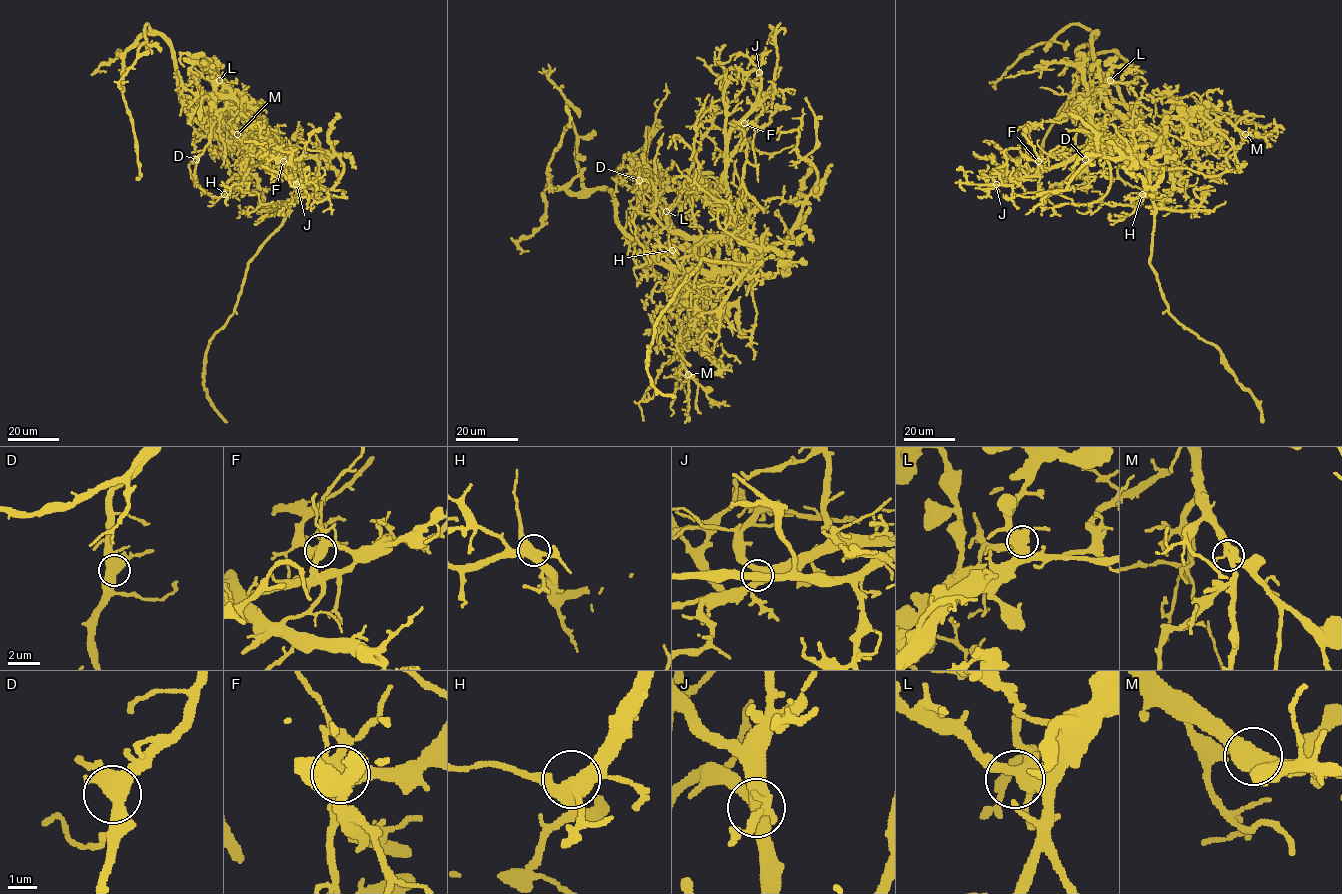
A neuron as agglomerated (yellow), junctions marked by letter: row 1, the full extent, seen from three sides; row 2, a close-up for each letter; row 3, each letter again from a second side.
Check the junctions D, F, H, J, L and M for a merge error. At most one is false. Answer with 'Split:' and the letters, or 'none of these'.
Split: none of these

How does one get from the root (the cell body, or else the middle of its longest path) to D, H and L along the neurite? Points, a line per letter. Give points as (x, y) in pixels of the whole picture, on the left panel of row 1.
D: (257, 138), (251, 133), (253, 142), (246, 132), (210, 118), (210, 141), (196, 159)
H: (257, 138), (253, 133), (249, 136), (253, 142), (240, 172), (228, 182), (224, 194)
L: (257, 138), (253, 133), (249, 136), (250, 140), (277, 147), (253, 124), (239, 101), (219, 80)

